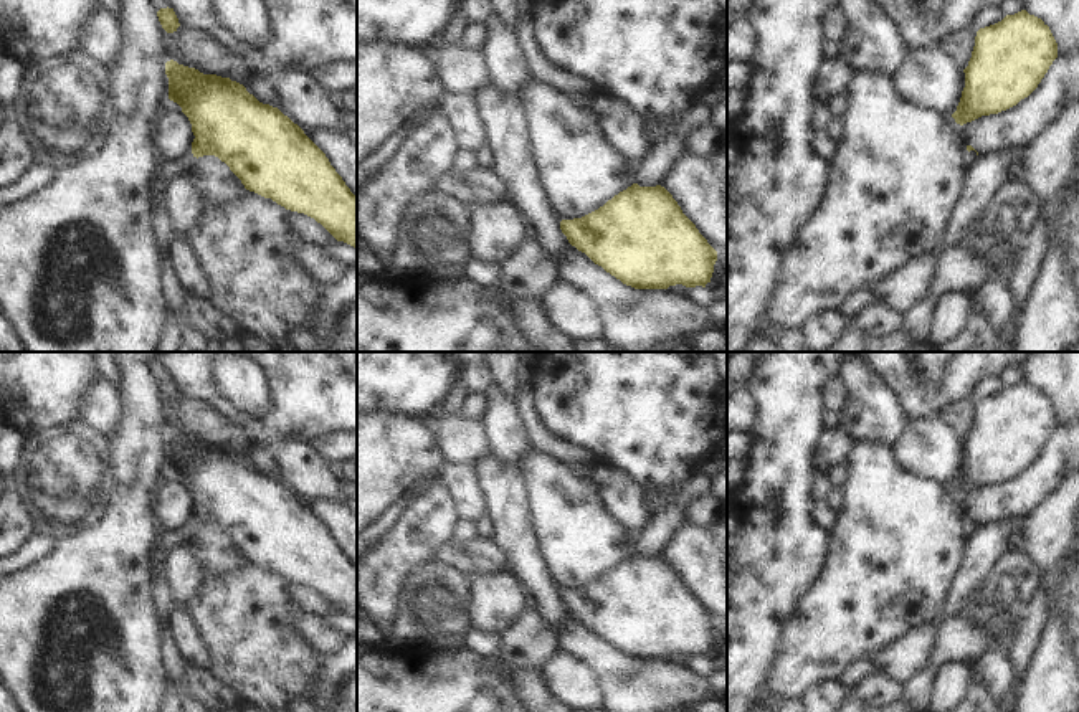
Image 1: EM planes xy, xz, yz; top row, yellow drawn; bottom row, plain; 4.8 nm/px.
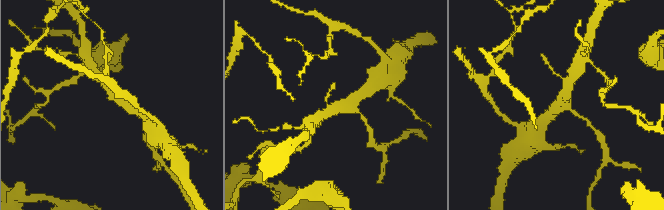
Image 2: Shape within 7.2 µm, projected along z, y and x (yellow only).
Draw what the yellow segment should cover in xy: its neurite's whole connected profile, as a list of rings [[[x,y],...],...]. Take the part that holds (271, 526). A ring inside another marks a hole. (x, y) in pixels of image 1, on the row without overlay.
[[[173,430],[165,433],[165,444],[169,469],[182,477],[195,509],[182,525],[159,530],[157,542],[164,550],[188,540],[193,527],[215,525],[230,537],[246,560],[314,588],[337,611],[357,618],[357,567],[297,494],[278,477],[259,472],[243,454],[230,448],[203,444]]]

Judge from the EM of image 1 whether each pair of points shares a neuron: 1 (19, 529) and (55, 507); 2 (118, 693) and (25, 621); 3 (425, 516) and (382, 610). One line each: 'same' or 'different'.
1: different
2: same
3: same

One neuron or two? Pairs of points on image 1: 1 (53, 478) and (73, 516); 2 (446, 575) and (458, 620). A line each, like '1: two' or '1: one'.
1: two
2: one

